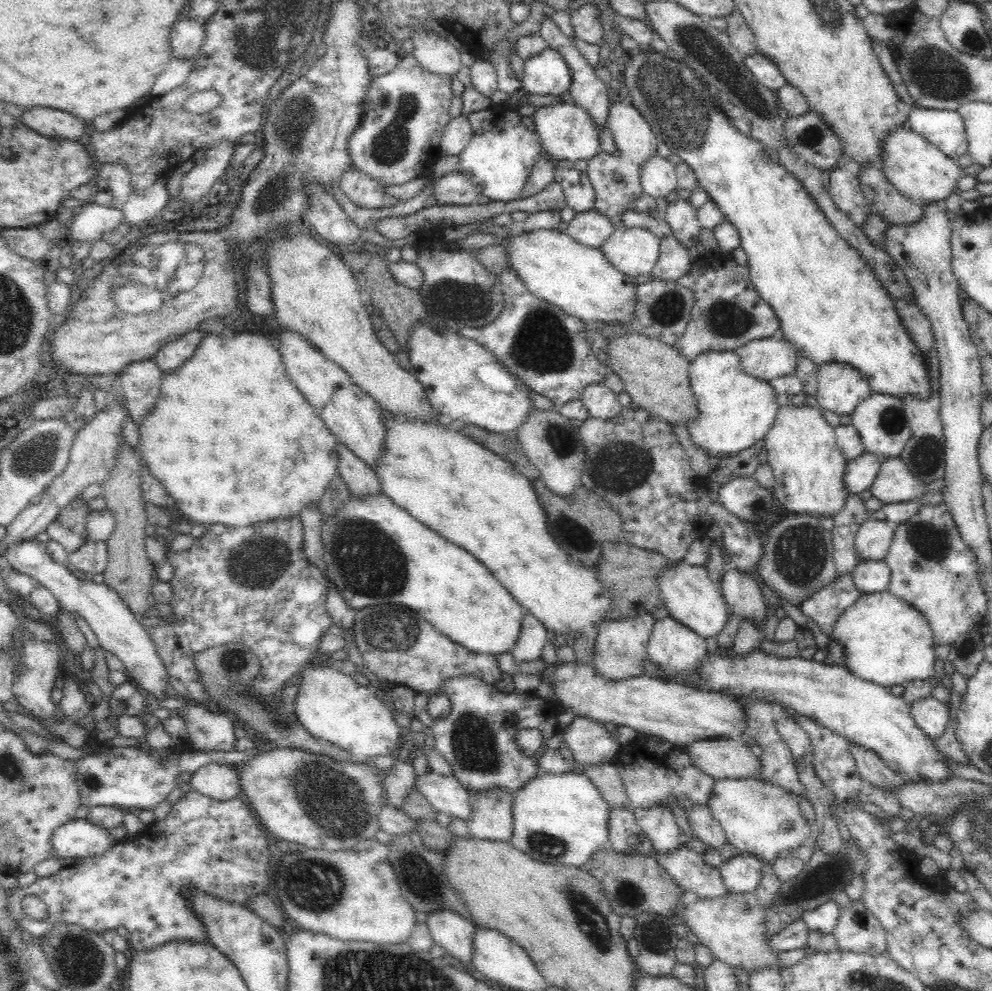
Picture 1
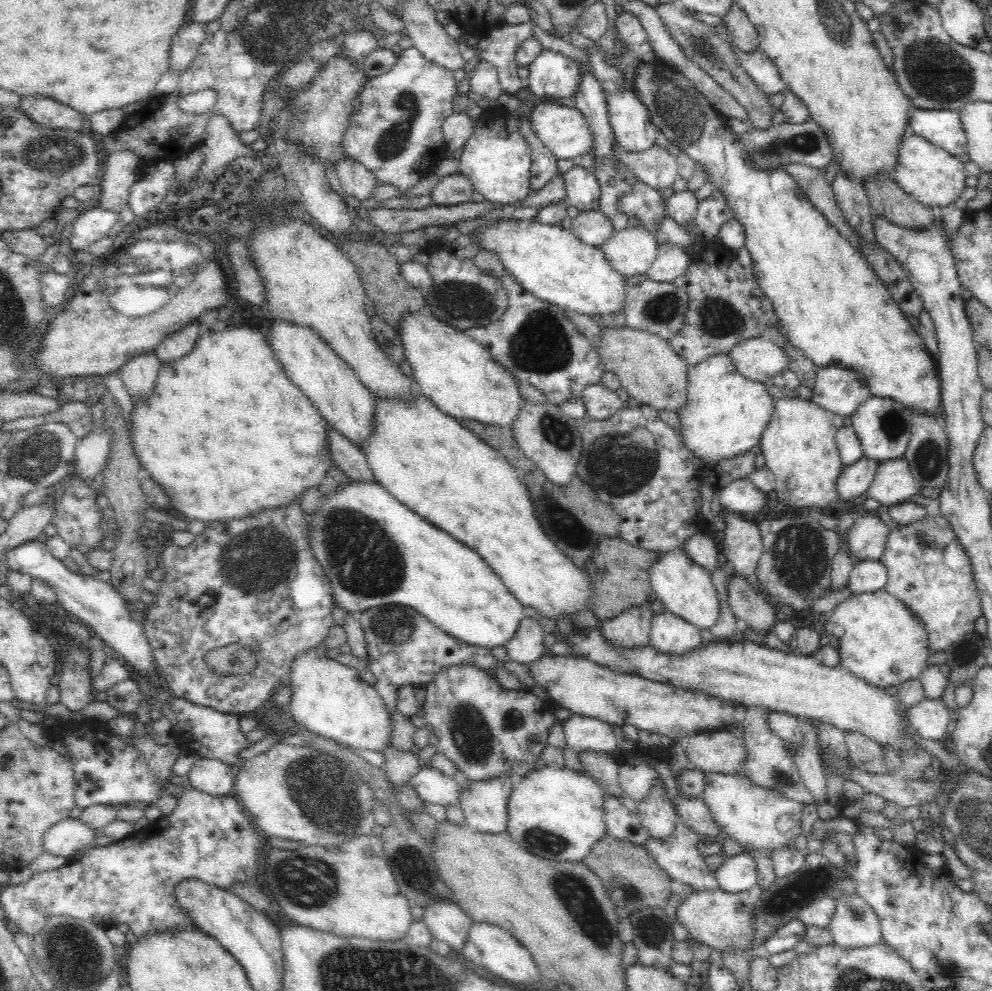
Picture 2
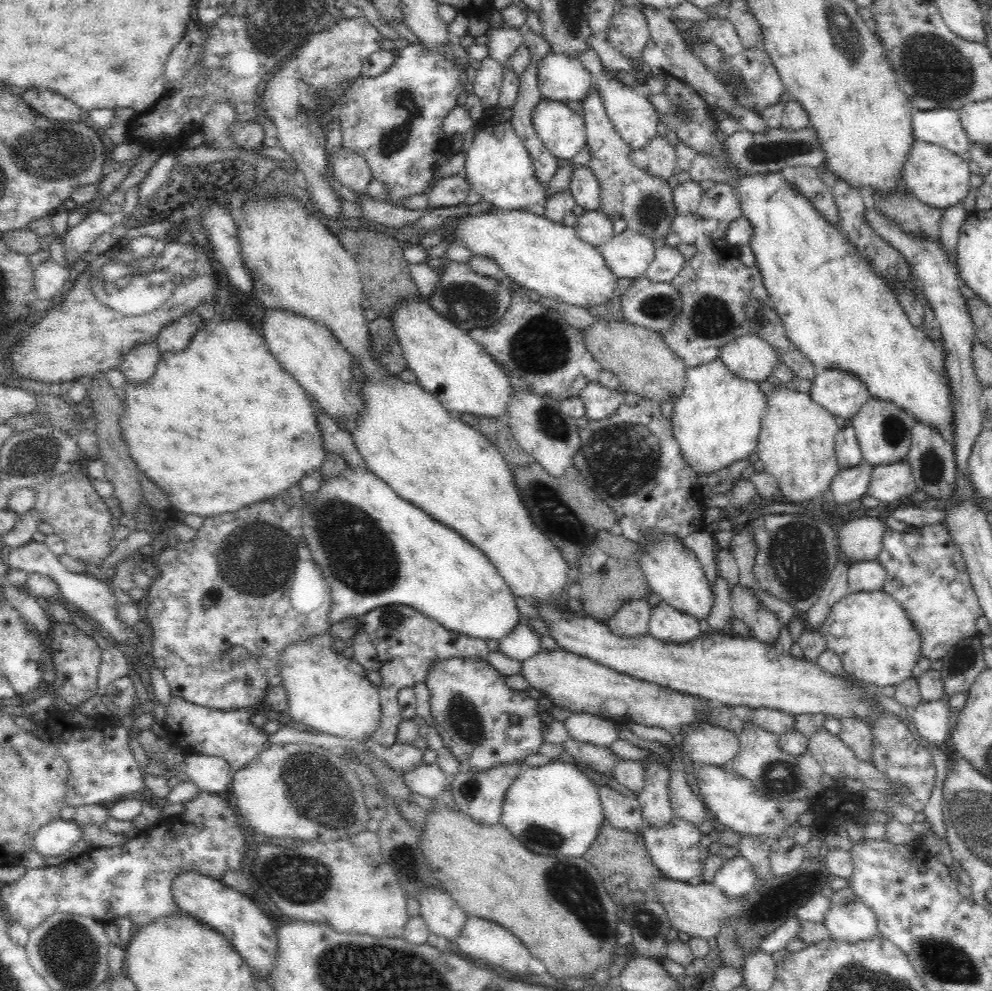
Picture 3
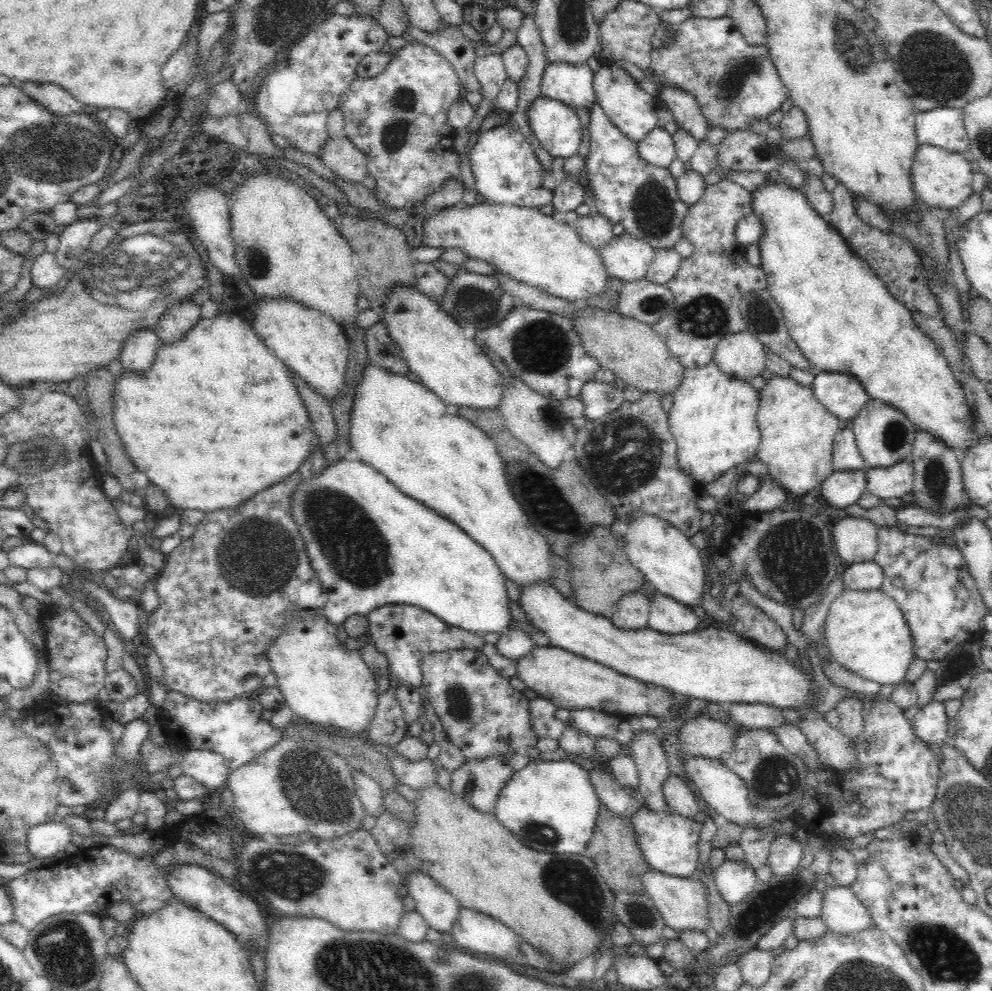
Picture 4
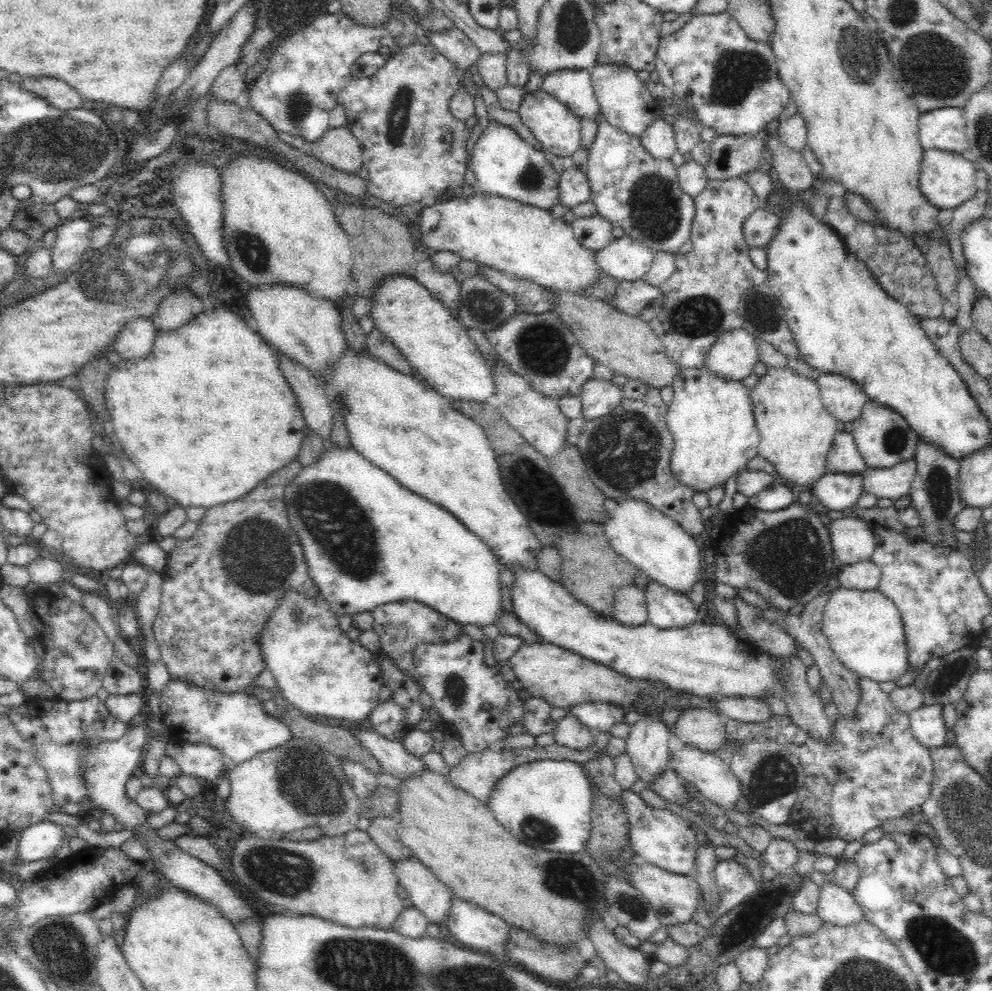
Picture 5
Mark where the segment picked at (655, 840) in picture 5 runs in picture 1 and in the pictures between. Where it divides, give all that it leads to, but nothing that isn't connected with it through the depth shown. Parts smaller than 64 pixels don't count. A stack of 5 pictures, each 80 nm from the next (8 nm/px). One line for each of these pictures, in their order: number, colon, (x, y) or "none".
1: (700, 880)
2: (678, 857)
3: (674, 848)
4: (669, 841)

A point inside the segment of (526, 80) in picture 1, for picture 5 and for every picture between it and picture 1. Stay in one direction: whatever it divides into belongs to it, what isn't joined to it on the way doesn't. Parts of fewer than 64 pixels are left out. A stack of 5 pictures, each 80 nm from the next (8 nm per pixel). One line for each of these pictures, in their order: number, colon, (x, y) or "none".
2: (551, 75)
3: (560, 78)
4: (572, 84)
5: (574, 88)

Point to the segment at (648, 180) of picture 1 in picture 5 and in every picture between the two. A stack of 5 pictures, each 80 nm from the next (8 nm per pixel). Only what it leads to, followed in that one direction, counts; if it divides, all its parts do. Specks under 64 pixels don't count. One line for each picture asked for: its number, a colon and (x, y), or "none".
2: (656, 168)
3: (658, 159)
4: (658, 149)
5: (658, 140)

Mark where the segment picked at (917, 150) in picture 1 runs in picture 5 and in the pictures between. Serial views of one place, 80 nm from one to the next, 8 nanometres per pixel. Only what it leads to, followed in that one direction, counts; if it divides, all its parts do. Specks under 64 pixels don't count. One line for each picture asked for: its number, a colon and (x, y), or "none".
2: (927, 173)
3: (938, 178)
4: (940, 178)
5: (946, 179)

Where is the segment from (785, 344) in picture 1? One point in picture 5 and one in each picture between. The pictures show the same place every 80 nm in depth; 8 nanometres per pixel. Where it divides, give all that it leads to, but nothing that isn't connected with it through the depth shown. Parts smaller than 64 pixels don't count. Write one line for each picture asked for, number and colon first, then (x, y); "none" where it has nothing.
2: (759, 359)
3: (750, 357)
4: (741, 355)
5: (734, 355)

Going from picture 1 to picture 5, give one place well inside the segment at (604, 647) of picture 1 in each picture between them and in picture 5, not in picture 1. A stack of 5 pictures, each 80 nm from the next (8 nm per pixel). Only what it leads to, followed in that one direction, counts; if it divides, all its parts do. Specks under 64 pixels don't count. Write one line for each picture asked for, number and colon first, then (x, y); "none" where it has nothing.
2: (630, 630)
3: (632, 620)
4: (633, 609)
5: (630, 608)

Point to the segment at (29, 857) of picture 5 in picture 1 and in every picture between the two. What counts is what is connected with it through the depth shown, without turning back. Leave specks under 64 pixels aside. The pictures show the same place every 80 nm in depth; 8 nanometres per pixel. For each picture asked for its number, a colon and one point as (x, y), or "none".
1: (78, 839)
2: (65, 838)
3: (57, 837)
4: (44, 840)

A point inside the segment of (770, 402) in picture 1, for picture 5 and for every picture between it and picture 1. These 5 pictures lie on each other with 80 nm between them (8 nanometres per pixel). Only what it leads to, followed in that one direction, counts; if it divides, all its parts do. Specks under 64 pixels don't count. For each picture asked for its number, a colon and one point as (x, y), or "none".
2: (726, 414)
3: (716, 421)
4: (714, 418)
5: (711, 418)

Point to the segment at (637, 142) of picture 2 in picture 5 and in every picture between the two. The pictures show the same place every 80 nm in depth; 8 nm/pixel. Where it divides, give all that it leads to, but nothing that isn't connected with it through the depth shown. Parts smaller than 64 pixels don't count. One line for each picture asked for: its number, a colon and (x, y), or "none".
3: (634, 119)
4: (633, 111)
5: (625, 102)

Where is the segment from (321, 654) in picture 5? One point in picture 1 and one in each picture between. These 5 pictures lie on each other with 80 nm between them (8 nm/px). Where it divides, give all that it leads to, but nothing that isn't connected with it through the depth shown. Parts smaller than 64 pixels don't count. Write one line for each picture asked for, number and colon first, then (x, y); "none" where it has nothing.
1: (330, 705)
2: (329, 699)
3: (329, 693)
4: (323, 683)

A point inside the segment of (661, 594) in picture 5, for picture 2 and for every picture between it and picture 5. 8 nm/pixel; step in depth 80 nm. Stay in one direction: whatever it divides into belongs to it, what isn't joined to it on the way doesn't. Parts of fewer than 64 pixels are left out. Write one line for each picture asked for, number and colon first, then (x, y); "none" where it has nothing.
2: (669, 634)
3: (666, 624)
4: (666, 616)

